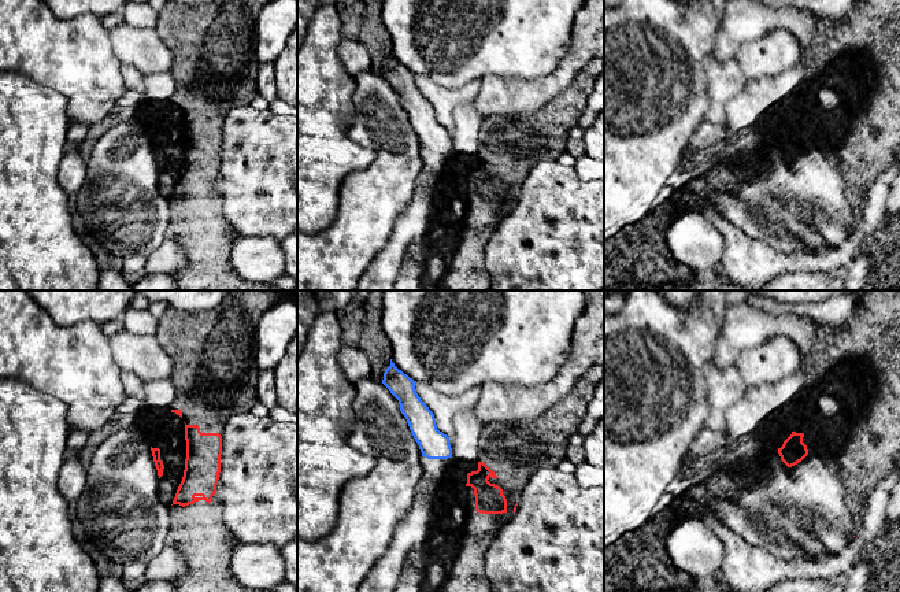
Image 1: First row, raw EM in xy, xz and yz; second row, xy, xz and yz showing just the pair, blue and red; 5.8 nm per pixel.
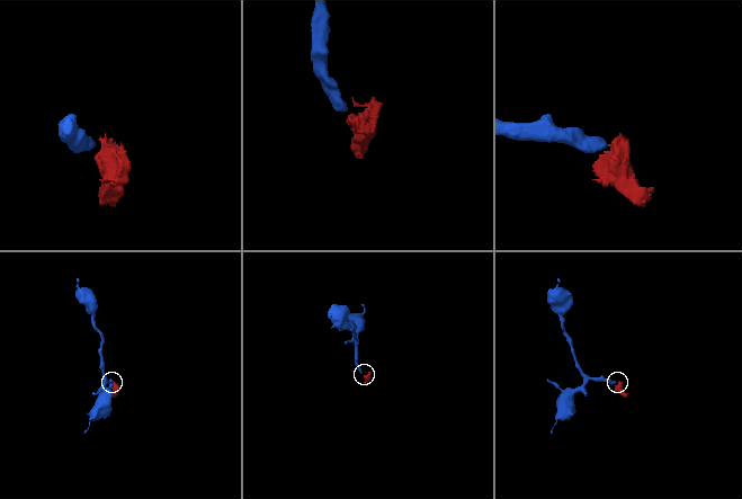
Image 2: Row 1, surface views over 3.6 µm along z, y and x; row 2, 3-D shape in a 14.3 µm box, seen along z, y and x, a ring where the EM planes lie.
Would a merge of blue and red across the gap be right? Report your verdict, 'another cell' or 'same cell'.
another cell

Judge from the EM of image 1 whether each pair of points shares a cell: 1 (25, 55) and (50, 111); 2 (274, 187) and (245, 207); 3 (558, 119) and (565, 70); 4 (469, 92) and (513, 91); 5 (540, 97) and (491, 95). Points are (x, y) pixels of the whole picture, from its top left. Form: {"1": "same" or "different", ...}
{"1": "different", "2": "same", "3": "different", "4": "different", "5": "same"}

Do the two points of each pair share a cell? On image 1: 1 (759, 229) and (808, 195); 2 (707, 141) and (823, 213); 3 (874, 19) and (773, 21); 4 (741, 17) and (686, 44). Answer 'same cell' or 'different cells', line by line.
1: same cell
2: same cell
3: different cells
4: different cells

